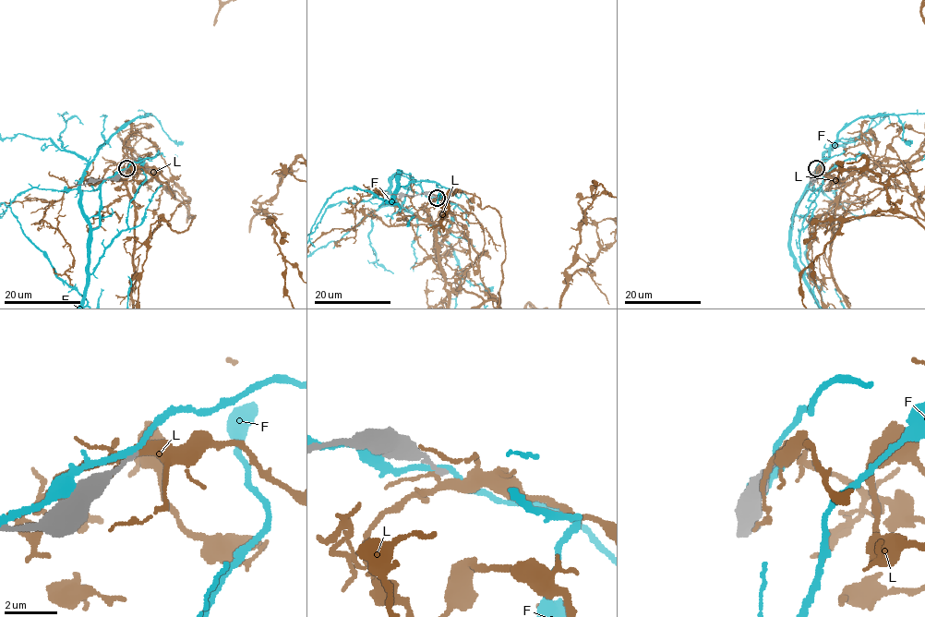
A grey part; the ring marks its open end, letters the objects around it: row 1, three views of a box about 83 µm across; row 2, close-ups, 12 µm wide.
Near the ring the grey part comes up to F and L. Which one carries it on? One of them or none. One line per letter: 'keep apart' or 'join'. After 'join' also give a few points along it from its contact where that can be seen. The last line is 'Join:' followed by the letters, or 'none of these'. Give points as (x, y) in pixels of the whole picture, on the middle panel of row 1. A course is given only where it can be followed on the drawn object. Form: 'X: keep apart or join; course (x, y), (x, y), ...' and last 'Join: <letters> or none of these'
F: keep apart
L: keep apart
Join: none of these

